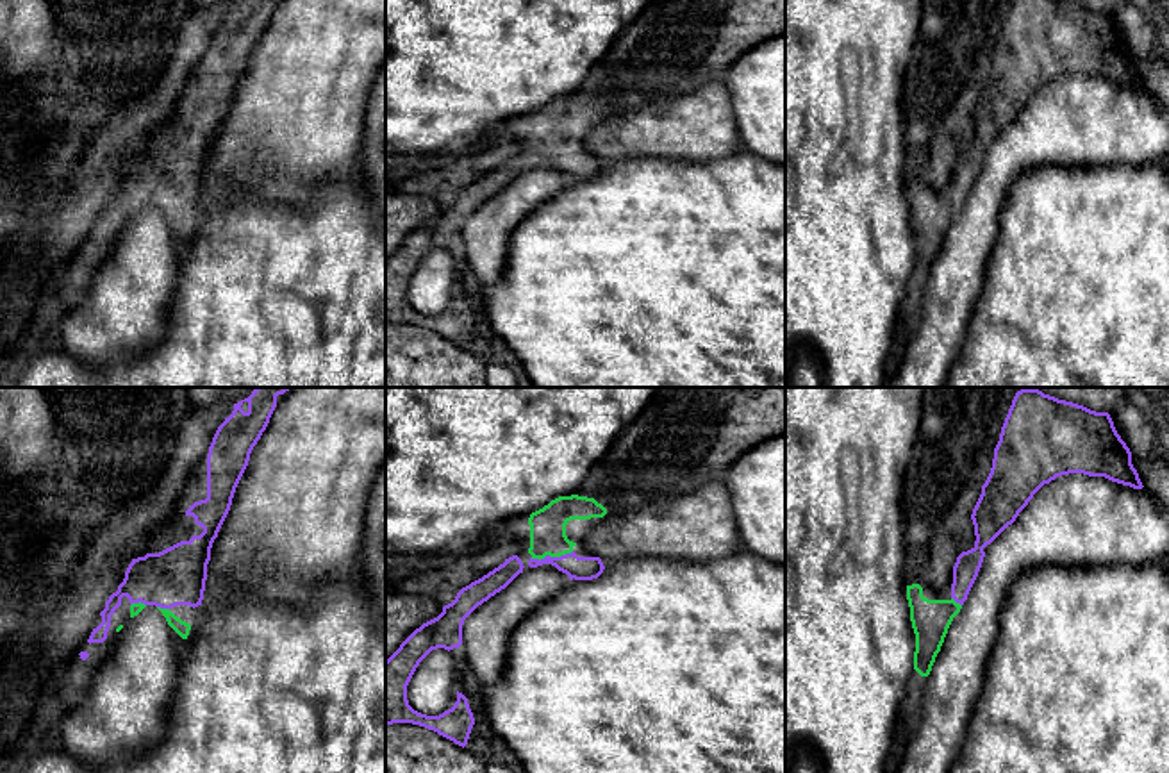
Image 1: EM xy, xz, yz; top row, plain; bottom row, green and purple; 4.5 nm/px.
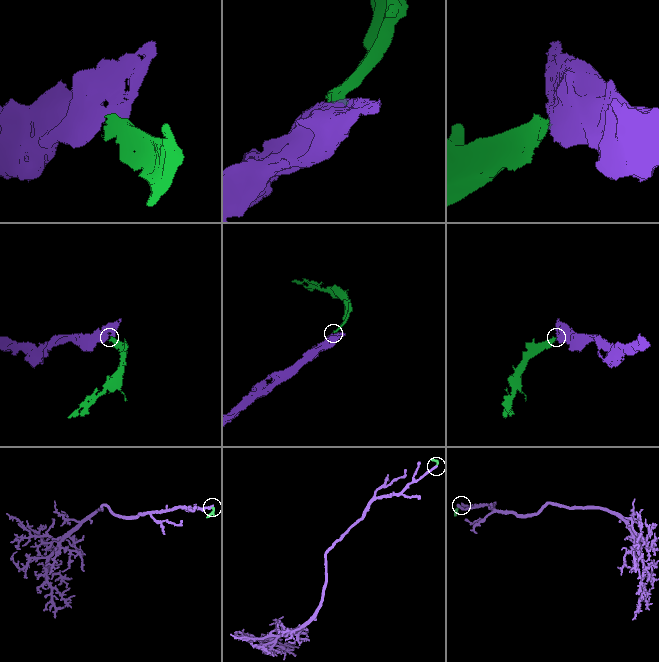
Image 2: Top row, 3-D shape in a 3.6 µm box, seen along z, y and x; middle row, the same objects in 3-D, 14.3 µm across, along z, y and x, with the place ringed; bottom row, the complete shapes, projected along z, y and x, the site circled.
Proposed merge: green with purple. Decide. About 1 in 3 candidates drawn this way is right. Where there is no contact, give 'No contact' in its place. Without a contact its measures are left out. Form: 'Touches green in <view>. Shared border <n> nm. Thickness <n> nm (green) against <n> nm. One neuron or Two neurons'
Touches green in xz. Shared border 190 nm. Thickness 160 nm (green) against 110 nm. One neuron

